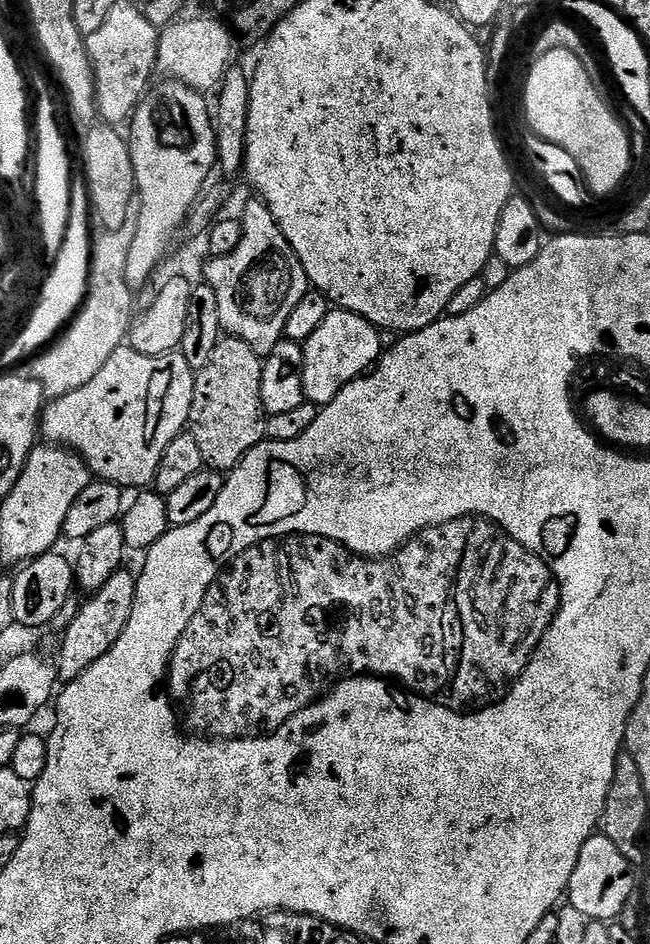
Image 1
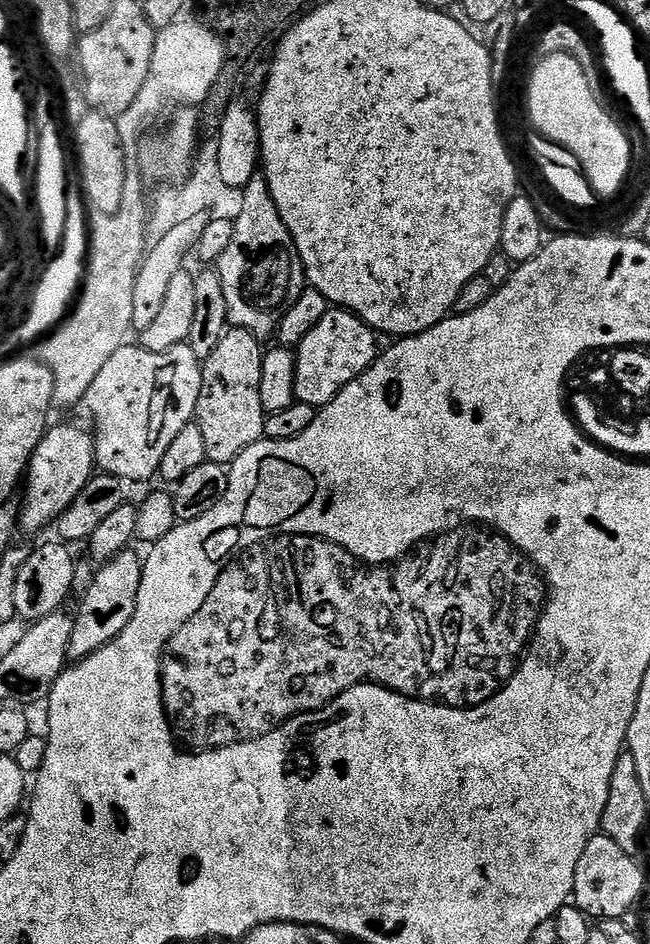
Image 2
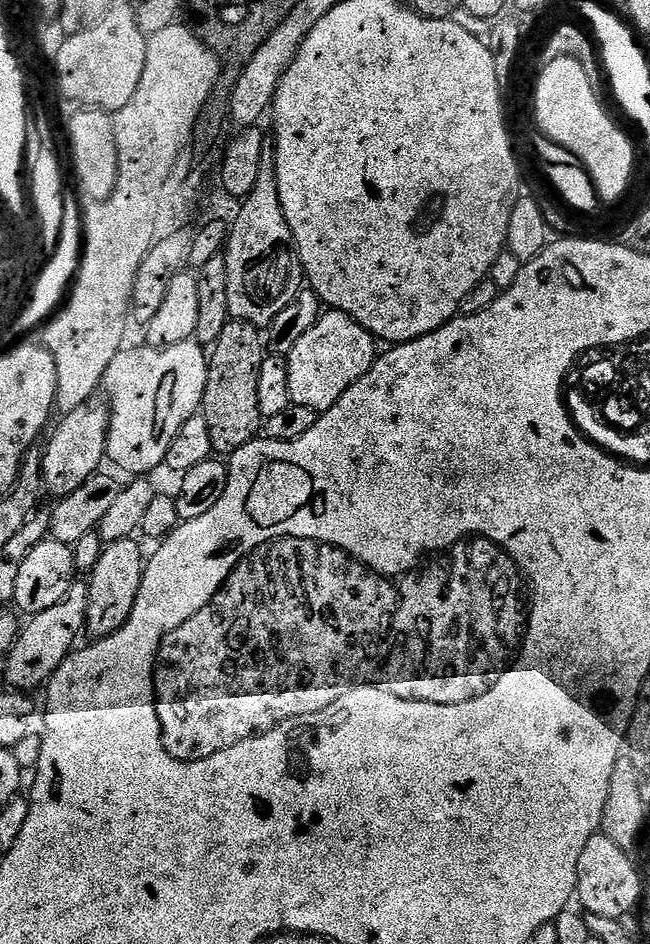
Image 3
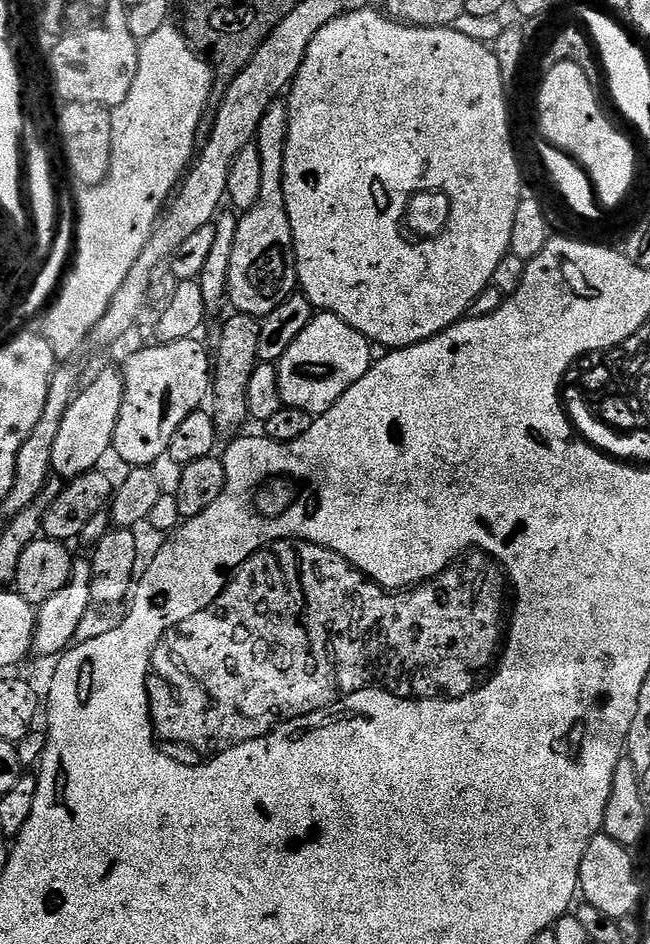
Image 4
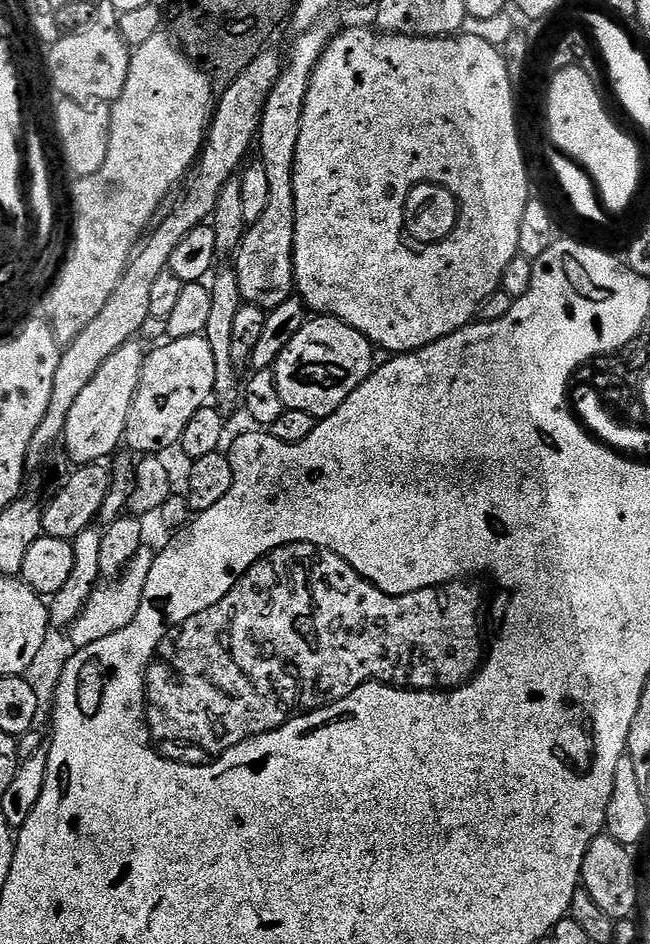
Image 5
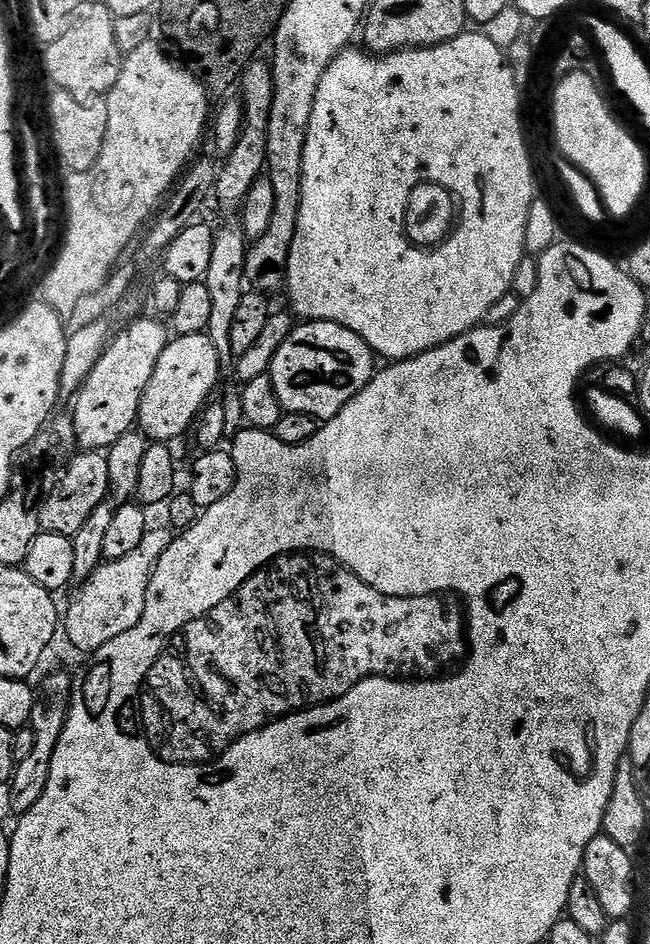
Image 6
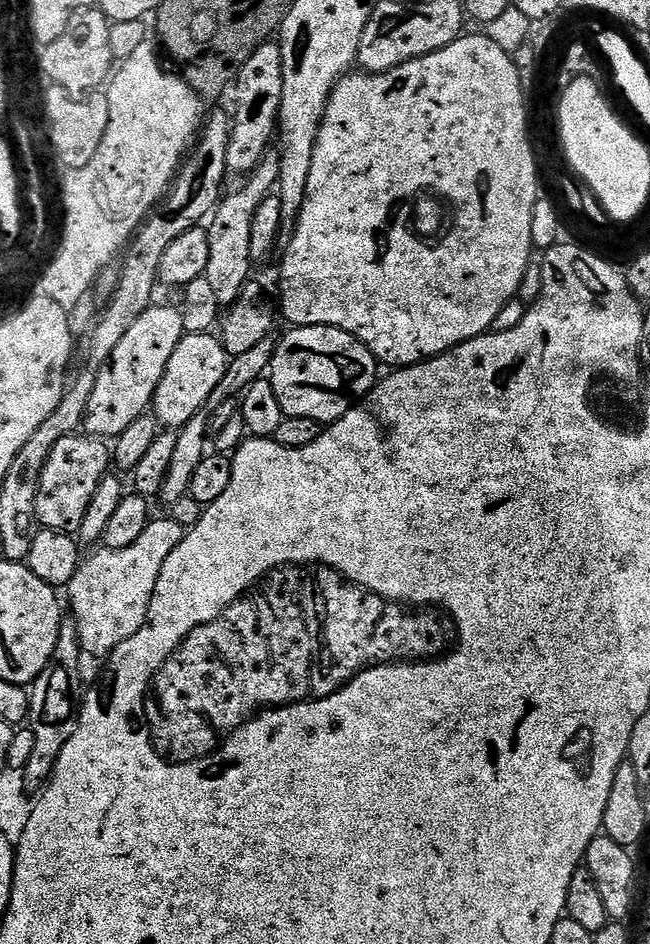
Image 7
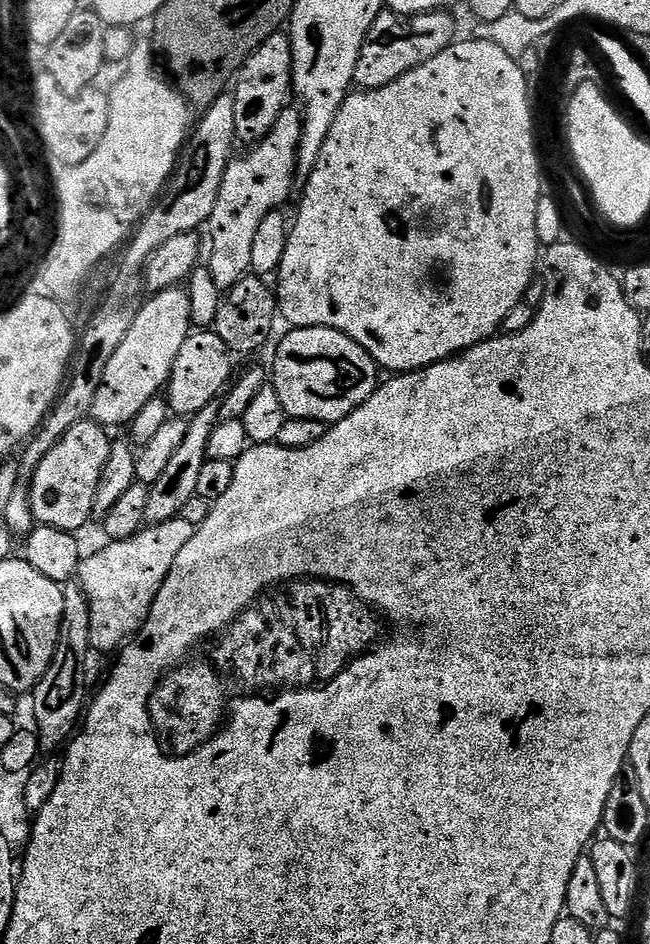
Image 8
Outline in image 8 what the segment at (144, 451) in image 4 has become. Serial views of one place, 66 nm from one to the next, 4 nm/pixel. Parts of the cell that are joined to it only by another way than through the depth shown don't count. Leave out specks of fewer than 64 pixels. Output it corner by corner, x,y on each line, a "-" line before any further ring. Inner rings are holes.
196,330
186,338
178,358
174,358
174,370
168,375
166,399
169,409
177,417
191,418
202,406
217,399
229,387
233,379
233,353
228,351
226,342
218,338
215,330

